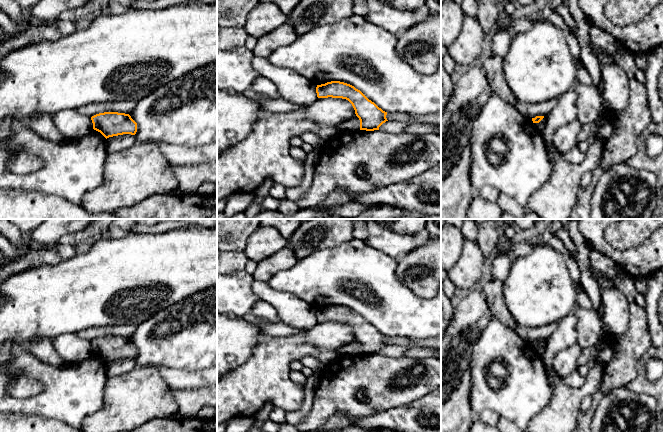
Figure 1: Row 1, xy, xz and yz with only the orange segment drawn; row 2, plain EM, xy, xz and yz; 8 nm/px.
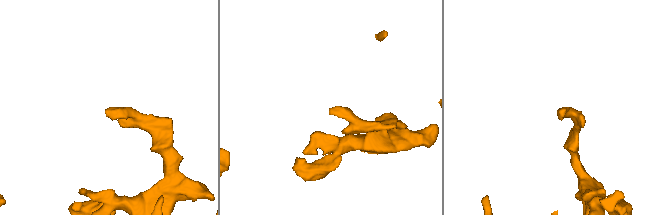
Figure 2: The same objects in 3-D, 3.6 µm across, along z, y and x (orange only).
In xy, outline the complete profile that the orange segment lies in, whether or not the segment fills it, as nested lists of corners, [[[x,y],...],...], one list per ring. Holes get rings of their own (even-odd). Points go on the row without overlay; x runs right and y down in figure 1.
[[[104,336],[91,341],[93,353],[100,356],[106,363],[113,360],[137,356],[137,347],[129,338]]]

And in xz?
[[[340,305],[327,306],[317,309],[316,317],[318,322],[332,321],[348,324],[360,344],[360,354],[379,354],[379,351],[388,345],[386,342],[387,336],[379,332],[360,314],[350,308]]]

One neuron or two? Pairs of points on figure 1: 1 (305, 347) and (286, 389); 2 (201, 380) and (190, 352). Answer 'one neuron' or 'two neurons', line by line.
1: one neuron
2: two neurons

